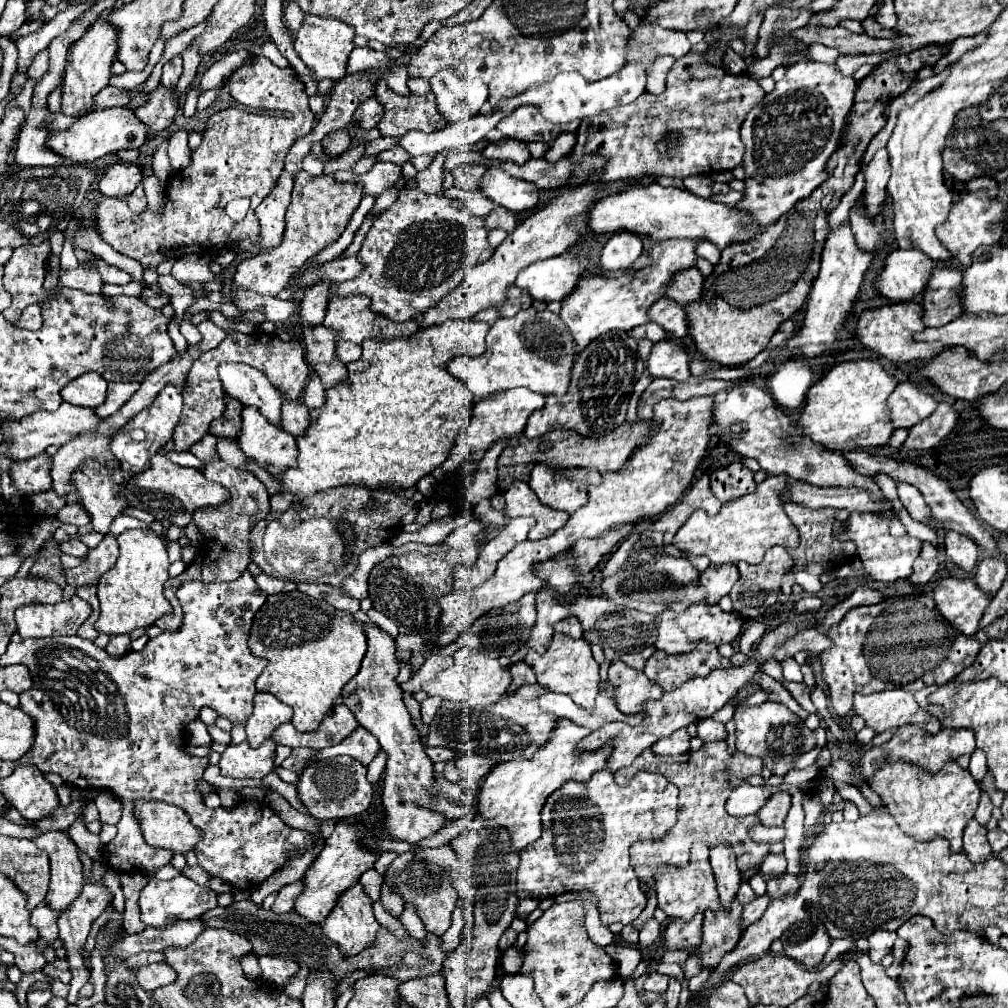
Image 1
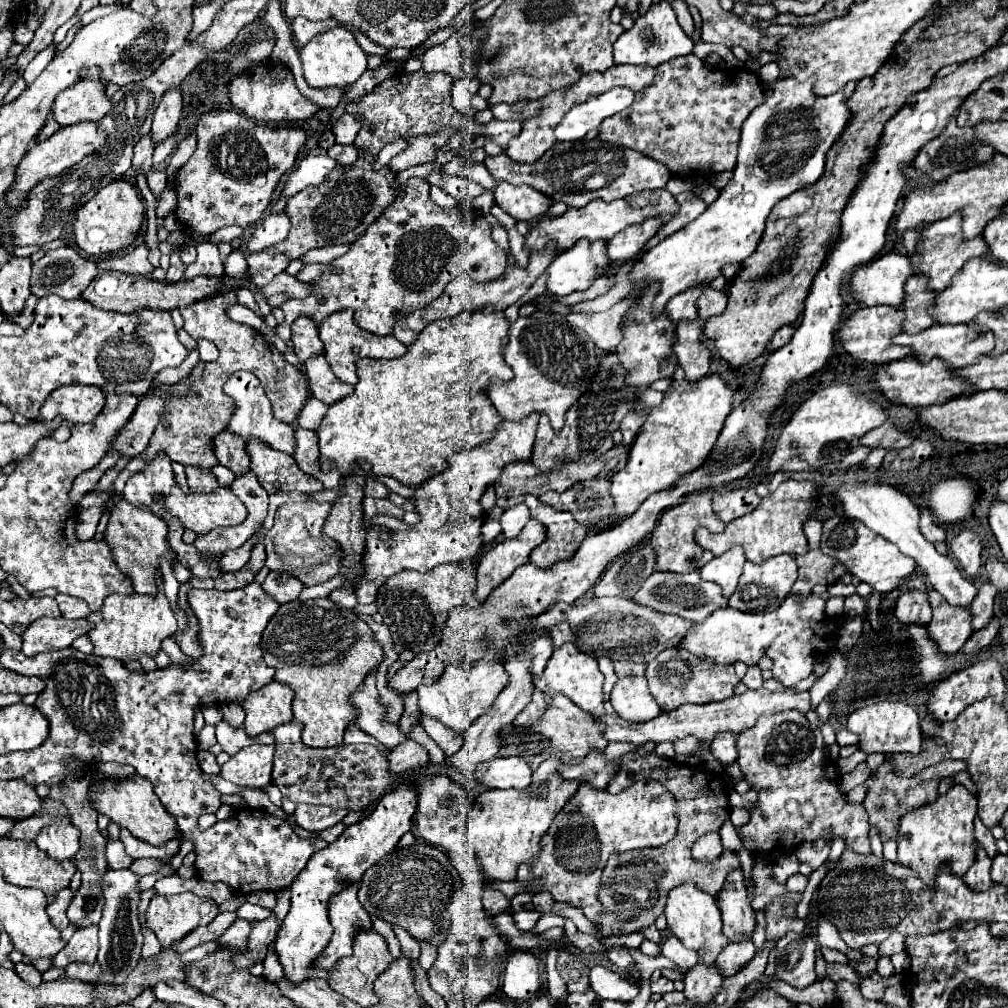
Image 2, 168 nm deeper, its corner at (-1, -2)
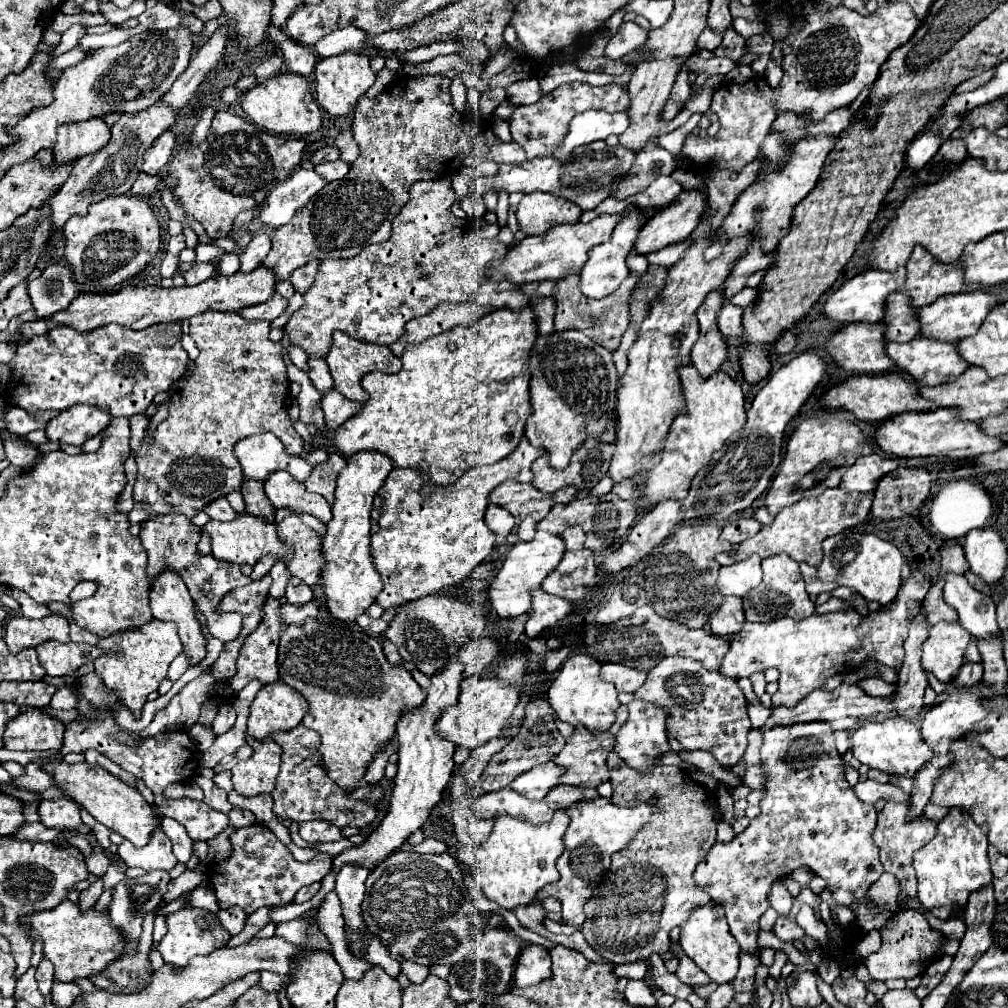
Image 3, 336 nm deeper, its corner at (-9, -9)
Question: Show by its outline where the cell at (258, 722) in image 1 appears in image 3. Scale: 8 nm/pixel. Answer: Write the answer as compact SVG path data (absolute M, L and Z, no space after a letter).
M281 680L267 684L257 692L251 704L247 734L261 742L271 732L295 728L301 724L307 706L307 700Z

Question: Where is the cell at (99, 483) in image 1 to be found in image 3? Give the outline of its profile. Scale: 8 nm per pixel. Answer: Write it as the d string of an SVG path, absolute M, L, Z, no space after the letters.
M167 570L159 576L159 580L155 580L155 584L151 586L151 594L149 594L149 600L151 600L151 612L153 612L153 618L155 620L171 620L177 624L177 632L179 632L179 638L181 638L181 644L183 644L183 652L187 658L189 658L189 666L197 666L199 662L205 660L207 656L207 640L201 632L201 622L195 614L195 606L193 606L193 600L183 584L183 580L179 580L179 576L175 576L175 572Z

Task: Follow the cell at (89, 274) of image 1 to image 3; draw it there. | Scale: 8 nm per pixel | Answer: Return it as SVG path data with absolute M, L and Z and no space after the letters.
M53 264L45 268L37 280L27 284L27 294L33 302L37 318L47 318L67 308L79 290L75 280L71 280L71 270L67 266Z

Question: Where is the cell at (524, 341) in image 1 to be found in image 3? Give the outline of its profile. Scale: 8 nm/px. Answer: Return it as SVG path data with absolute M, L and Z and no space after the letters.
M567 330L567 332L553 332L551 336L539 336L531 358L529 368L533 372L531 378L531 406L533 414L527 418L525 424L525 436L531 444L543 448L549 454L549 466L555 470L565 470L569 466L571 454L581 448L587 440L597 442L613 442L615 440L615 392L617 392L617 370L611 358L611 352L607 352L603 346L595 344L589 336L585 336L579 330Z

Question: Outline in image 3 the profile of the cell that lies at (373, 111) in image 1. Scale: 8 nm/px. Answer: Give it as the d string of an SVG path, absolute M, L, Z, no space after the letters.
M345 130L343 134L339 134L339 136L335 138L333 146L339 148L341 158L343 158L345 162L349 162L349 164L353 164L353 162L357 160L357 156L359 156L359 146L357 146L357 142L353 140L351 130Z

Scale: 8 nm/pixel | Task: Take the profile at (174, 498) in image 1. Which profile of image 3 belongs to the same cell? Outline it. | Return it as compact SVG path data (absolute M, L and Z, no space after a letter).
M241 514L239 520L233 522L217 522L211 520L203 532L207 532L213 540L213 556L217 560L225 560L225 562L233 562L233 564L249 564L255 566L263 556L271 556L273 560L291 560L293 552L279 540L277 530L273 524L265 524L263 520L249 516L249 514Z

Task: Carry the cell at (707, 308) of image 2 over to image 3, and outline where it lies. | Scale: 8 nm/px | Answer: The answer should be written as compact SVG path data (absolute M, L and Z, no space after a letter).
M727 302L723 306L723 312L719 314L719 330L727 338L735 340L735 344L743 338L743 324L741 324L741 320L743 320L743 310L739 306L733 306L731 302Z

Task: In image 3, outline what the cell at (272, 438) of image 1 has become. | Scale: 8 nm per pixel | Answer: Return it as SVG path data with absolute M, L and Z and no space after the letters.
M273 472L265 482L265 494L275 508L287 508L297 516L311 514L323 524L331 520L331 506L327 500L323 500L323 496L309 494L303 484L291 480L289 472Z

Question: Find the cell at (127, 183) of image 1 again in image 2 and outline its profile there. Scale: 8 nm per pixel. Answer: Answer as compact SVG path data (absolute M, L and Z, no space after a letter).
M127 179L111 181L101 187L93 199L89 199L79 211L73 225L75 243L87 257L105 257L113 255L125 247L129 247L141 229L141 221L145 215L145 205L139 199L135 187Z

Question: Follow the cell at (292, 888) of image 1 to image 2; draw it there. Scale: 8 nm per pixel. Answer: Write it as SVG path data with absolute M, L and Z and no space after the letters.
M271 913L271 917L263 919L263 921L257 921L253 925L253 931L249 935L249 953L243 953L239 959L237 959L237 965L247 969L251 963L255 961L263 961L263 957L267 955L267 945L277 937L277 931L279 931L279 921L275 917L275 913Z

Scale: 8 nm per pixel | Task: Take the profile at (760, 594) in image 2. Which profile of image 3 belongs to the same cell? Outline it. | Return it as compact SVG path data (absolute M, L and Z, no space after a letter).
M777 554L763 560L763 580L757 588L753 588L747 596L743 596L745 618L749 622L773 622L777 618L791 616L793 620L803 620L813 614L815 604L809 600L805 592L805 582L799 572L799 564L791 560L787 554Z

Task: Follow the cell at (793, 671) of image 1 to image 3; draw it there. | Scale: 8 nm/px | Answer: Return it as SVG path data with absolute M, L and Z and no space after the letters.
M911 570L911 578L907 578L891 606L883 606L877 612L869 612L867 616L859 614L857 610L847 610L847 612L833 612L833 614L811 614L809 618L803 620L793 620L793 618L781 618L769 624L751 624L745 622L743 630L739 634L733 634L731 648L727 656L723 658L721 664L721 674L731 676L731 678L747 678L753 672L763 672L767 668L777 668L779 670L778 691L772 695L772 706L787 706L793 708L797 702L801 702L809 692L821 688L827 678L835 674L847 674L855 672L861 668L861 664L875 660L881 662L889 668L899 670L903 664L903 642L907 638L907 628L909 622L921 612L921 602L931 588L931 578L923 574L921 570Z

